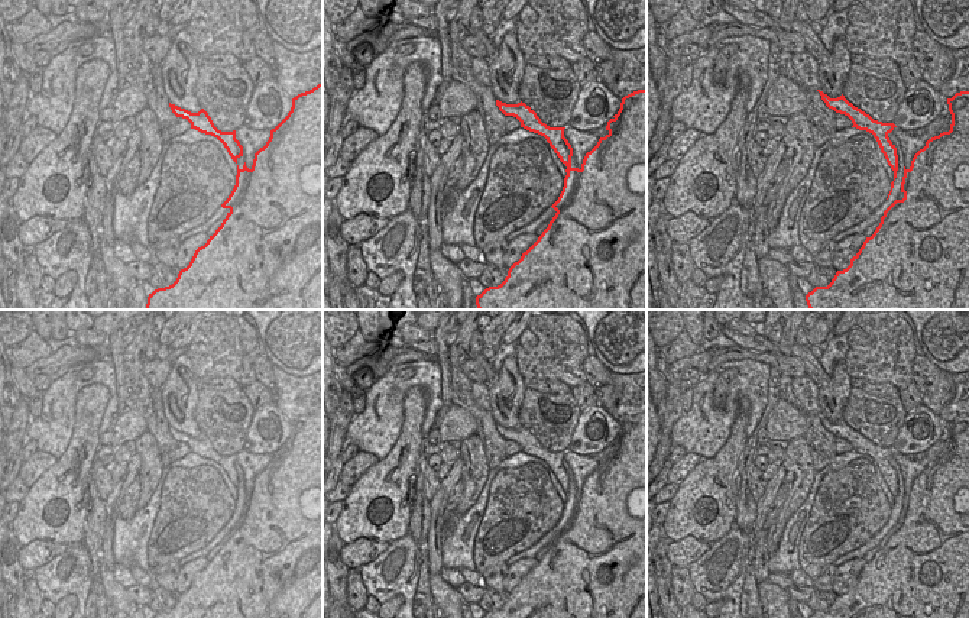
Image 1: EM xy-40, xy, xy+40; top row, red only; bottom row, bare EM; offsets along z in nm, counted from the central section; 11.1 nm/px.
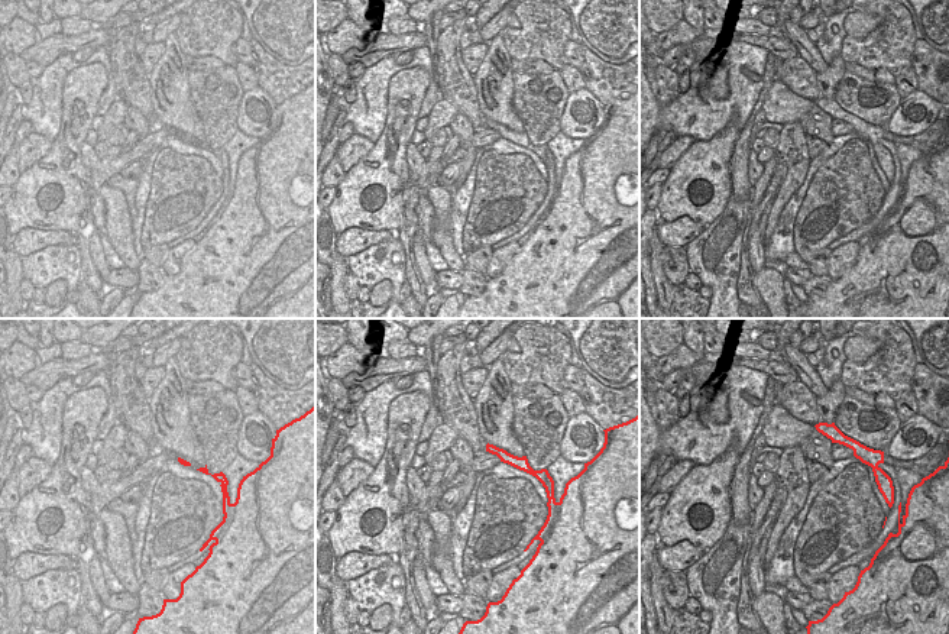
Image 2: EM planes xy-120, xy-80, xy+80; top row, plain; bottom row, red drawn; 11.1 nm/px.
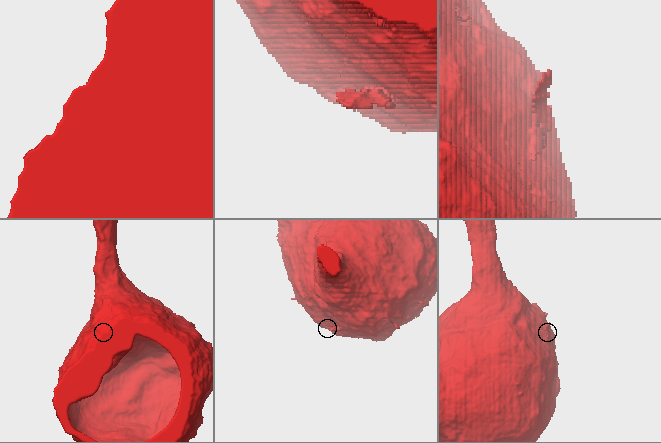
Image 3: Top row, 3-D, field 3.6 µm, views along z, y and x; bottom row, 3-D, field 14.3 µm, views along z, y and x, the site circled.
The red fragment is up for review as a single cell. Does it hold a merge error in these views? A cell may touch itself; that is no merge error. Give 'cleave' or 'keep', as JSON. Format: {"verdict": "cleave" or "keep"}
{"verdict": "keep"}

